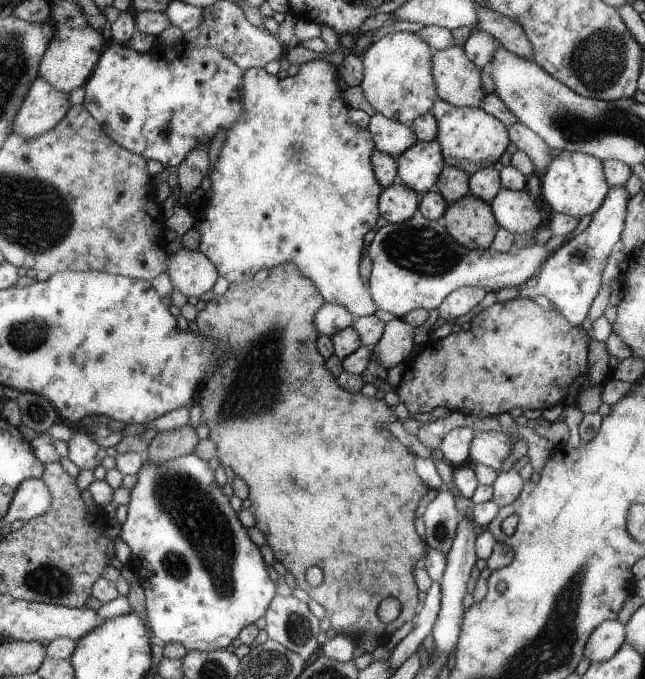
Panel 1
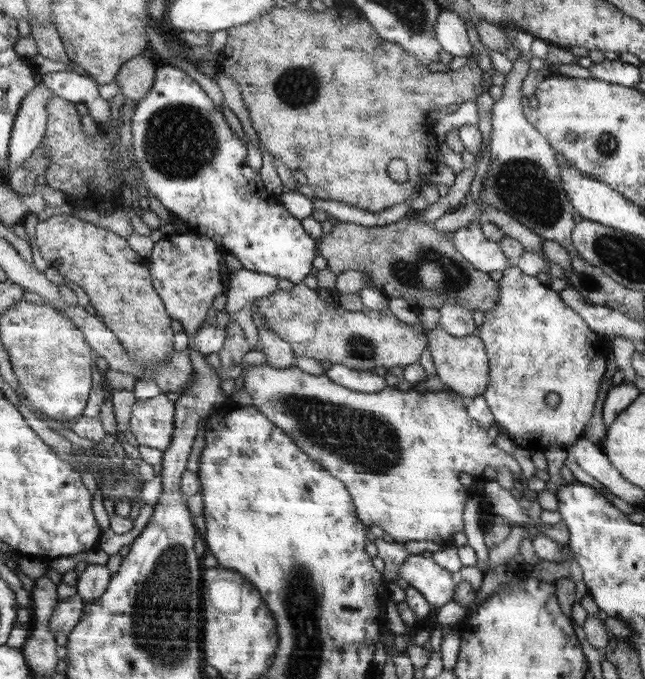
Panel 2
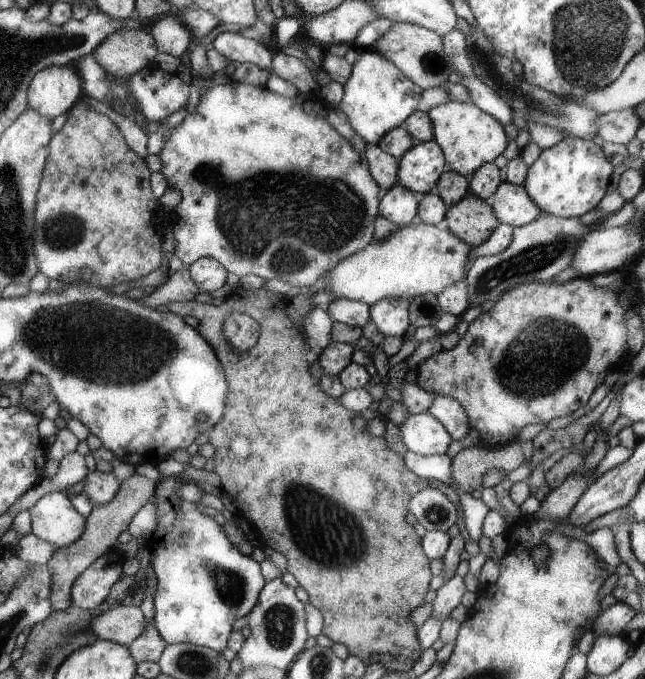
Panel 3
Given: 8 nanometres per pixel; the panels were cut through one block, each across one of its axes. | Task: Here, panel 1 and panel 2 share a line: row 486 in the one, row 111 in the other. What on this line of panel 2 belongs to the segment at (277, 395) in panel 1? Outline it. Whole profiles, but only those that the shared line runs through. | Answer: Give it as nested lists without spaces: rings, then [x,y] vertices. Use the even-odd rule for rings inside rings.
[[[295,5],[289,7],[276,7],[269,10],[269,13],[254,18],[246,24],[235,26],[227,30],[228,38],[226,46],[220,51],[219,65],[222,72],[232,76],[240,87],[246,110],[248,110],[248,118],[252,122],[254,134],[258,135],[258,140],[266,147],[270,155],[282,161],[286,167],[292,171],[300,171],[306,175],[308,185],[311,187],[315,198],[322,200],[337,200],[344,202],[350,206],[356,206],[366,210],[366,212],[380,212],[396,204],[406,202],[410,195],[417,191],[418,183],[424,177],[430,177],[436,170],[436,152],[438,152],[438,140],[432,132],[432,128],[426,126],[428,109],[430,107],[438,107],[445,109],[448,105],[460,105],[475,98],[484,90],[483,88],[483,70],[477,65],[477,62],[469,57],[469,61],[464,68],[460,70],[451,70],[448,72],[432,72],[425,67],[413,54],[406,52],[398,44],[388,42],[378,36],[374,27],[362,16],[358,18],[350,18],[338,14],[336,7],[328,7],[325,11],[309,11],[302,10]],[[400,158],[408,167],[408,181],[404,184],[394,182],[388,174],[386,174],[386,166],[390,160]]]

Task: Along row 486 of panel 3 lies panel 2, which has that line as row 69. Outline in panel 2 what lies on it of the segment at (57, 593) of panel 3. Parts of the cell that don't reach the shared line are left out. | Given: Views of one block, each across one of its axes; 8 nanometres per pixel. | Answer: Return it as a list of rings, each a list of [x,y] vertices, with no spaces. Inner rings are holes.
[[[150,55],[131,58],[121,66],[115,83],[125,98],[139,101],[151,91],[156,66]]]

